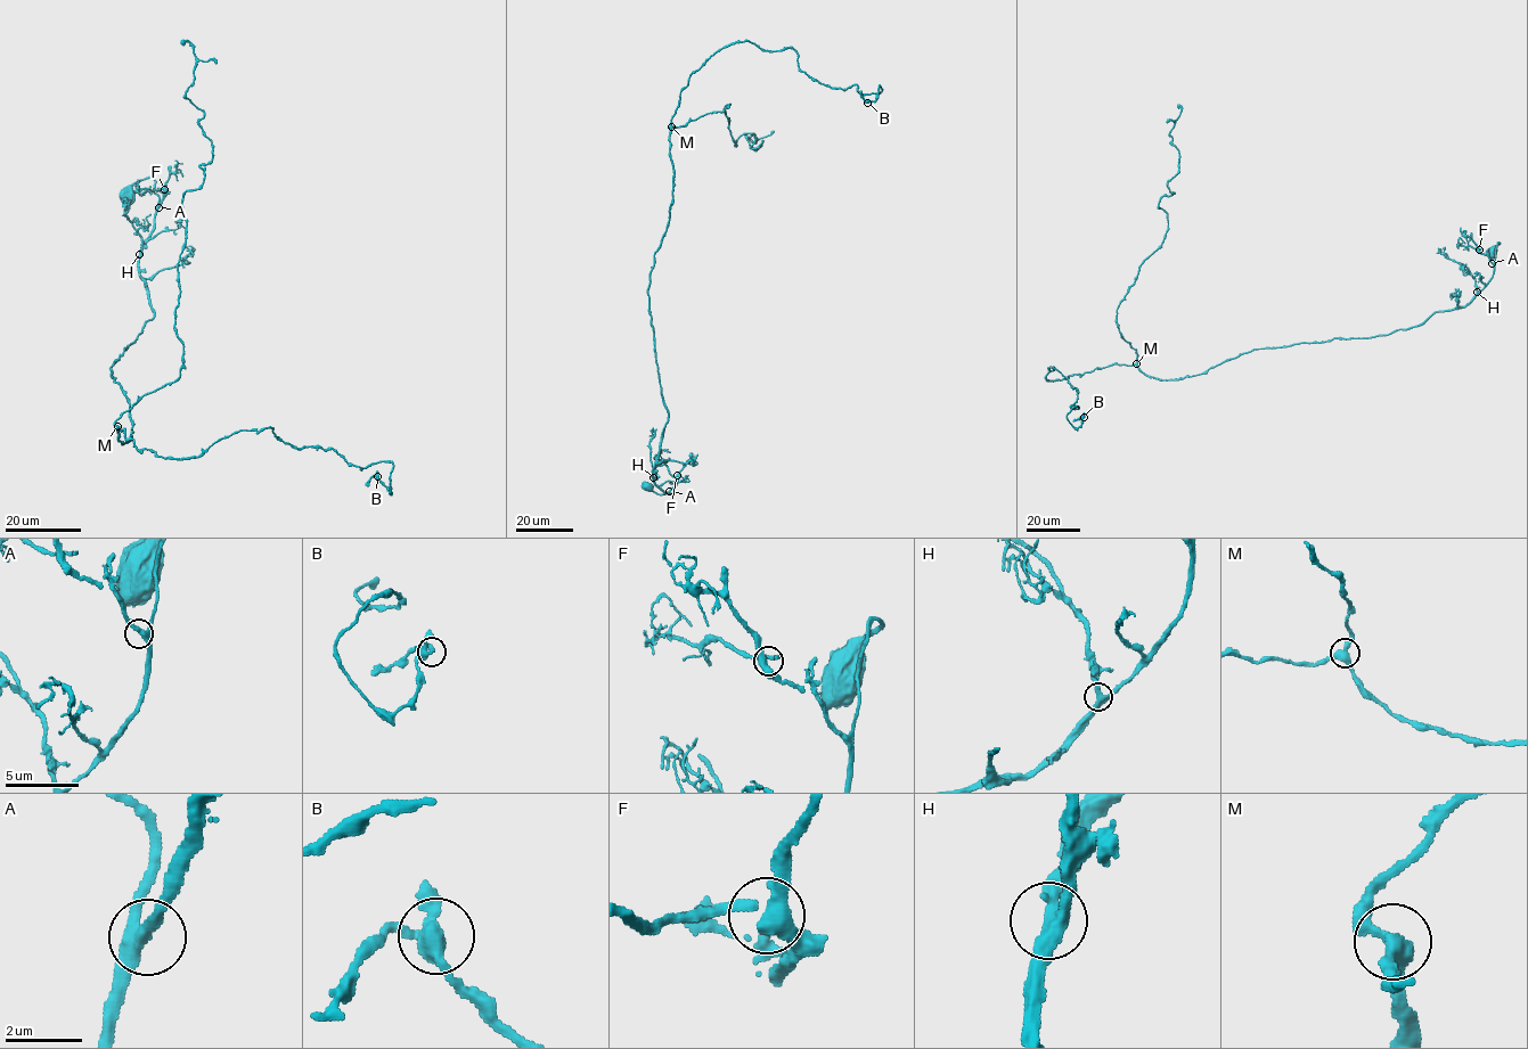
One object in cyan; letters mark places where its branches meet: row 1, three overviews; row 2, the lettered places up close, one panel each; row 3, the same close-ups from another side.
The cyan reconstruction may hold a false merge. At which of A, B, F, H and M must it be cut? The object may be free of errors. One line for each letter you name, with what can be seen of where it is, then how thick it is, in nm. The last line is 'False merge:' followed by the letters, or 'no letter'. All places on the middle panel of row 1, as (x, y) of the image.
False merge: no letter

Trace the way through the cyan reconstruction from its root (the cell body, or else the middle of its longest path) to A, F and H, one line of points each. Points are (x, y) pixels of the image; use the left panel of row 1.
A: (128, 197), (135, 183), (150, 177), (158, 197), (158, 207)
F: (128, 197), (135, 183), (150, 177), (158, 197), (157, 206), (166, 193), (164, 189)
H: (128, 197), (128, 190), (138, 181), (149, 177), (155, 181), (154, 193), (158, 197), (155, 228), (139, 254)

